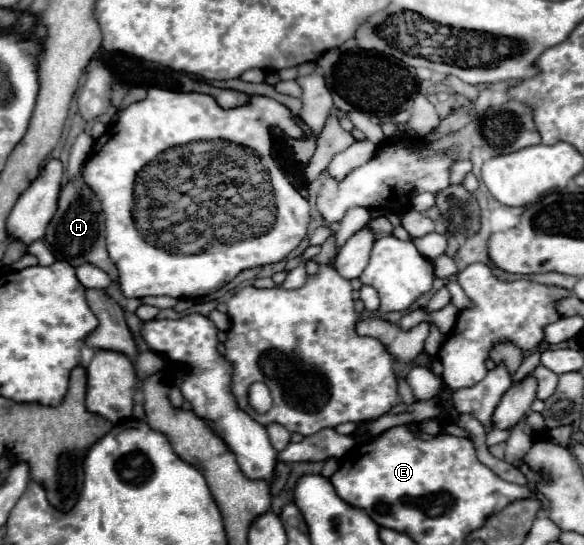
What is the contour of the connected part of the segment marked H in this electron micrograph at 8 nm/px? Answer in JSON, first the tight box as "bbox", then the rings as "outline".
{"bbox":[45,178,119,280],"outline":[[[75,178],[71,182],[67,182],[61,190],[59,196],[59,208],[47,228],[45,240],[53,246],[55,256],[59,260],[69,262],[71,266],[79,266],[81,262],[93,262],[95,266],[101,266],[101,270],[105,270],[111,280],[119,280],[117,268],[111,262],[107,248],[105,248],[105,234],[103,234],[103,220],[101,220],[101,206],[97,196],[85,186],[83,178]]]}

